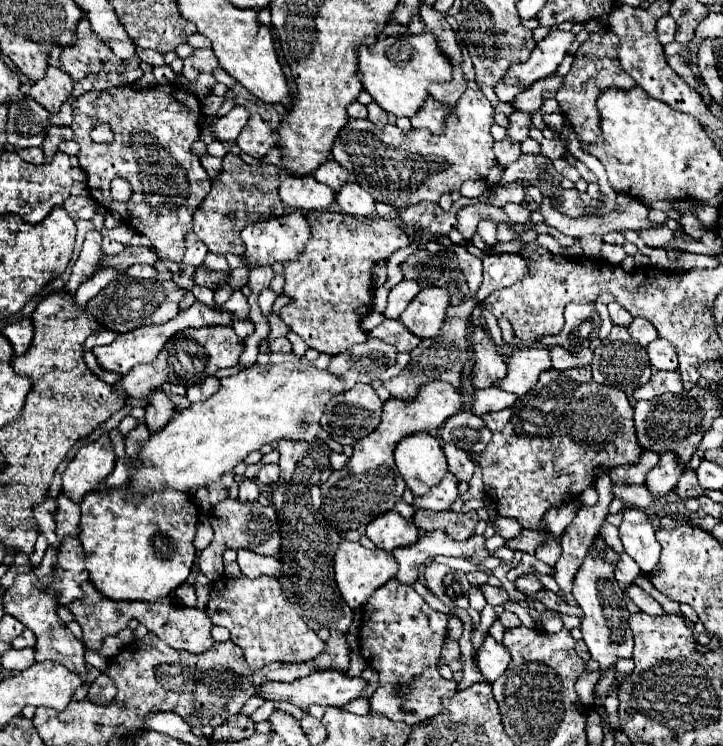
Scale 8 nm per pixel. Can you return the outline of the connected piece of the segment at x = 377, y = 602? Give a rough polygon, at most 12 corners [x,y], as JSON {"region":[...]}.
{"region":[[408,584],[368,598],[372,712],[412,726],[456,682],[436,668],[448,616]]}

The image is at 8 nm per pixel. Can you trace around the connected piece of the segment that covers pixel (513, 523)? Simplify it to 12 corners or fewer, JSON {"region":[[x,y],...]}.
{"region":[[496,518],[496,534],[506,540],[524,530],[514,518]]}

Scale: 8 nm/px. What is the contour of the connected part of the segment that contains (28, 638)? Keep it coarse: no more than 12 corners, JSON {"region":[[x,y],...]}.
{"region":[[26,628],[14,642],[12,648],[28,648],[36,644],[36,636]]}

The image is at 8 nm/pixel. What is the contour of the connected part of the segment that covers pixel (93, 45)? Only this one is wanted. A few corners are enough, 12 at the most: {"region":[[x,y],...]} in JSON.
{"region":[[82,18],[76,40],[62,50],[62,70],[72,80],[90,72],[126,72],[140,58],[120,60],[96,42]]}

